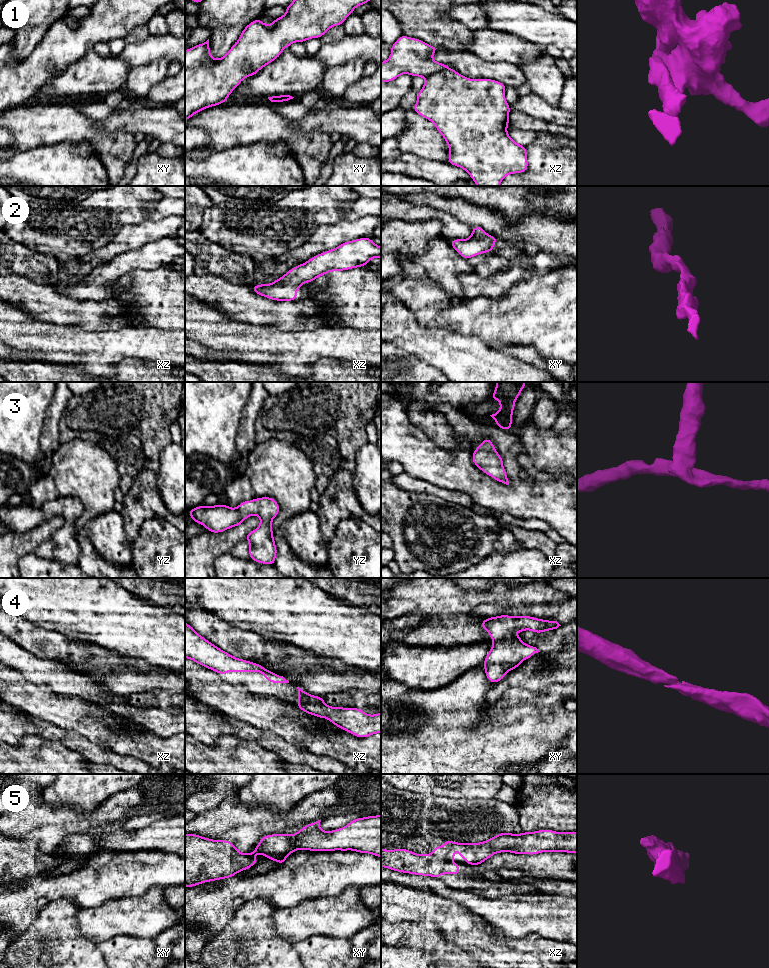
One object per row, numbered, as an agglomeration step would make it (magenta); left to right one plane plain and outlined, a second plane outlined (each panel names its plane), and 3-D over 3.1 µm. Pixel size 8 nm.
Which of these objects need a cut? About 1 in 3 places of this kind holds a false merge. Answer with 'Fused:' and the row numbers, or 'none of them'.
Fused: 1, 5

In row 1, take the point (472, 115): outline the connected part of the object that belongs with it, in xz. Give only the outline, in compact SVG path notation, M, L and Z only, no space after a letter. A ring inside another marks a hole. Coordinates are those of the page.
M452 68L425 78L412 109L430 120L449 147L447 163L465 170L477 186L499 186L509 174L528 170L527 147L516 143L507 133L510 105L505 99L506 85L494 79L470 79Z

